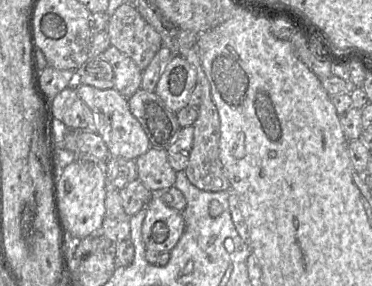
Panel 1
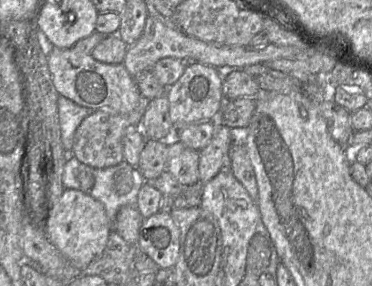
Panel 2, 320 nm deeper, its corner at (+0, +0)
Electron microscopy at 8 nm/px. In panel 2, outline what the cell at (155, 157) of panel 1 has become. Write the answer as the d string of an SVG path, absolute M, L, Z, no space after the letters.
M179 140L168 145L166 171L181 184L190 186L199 181L199 151L187 147Z

